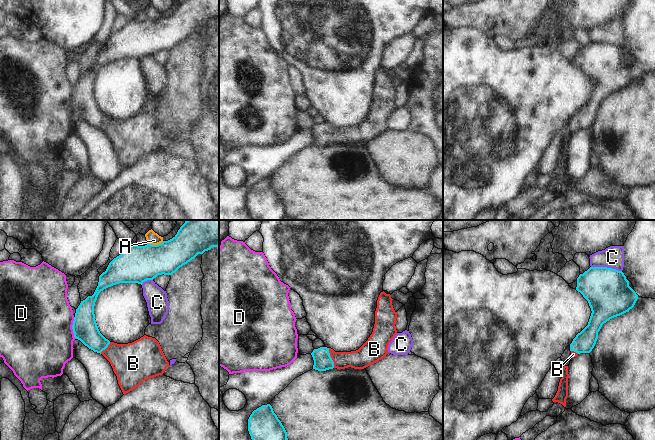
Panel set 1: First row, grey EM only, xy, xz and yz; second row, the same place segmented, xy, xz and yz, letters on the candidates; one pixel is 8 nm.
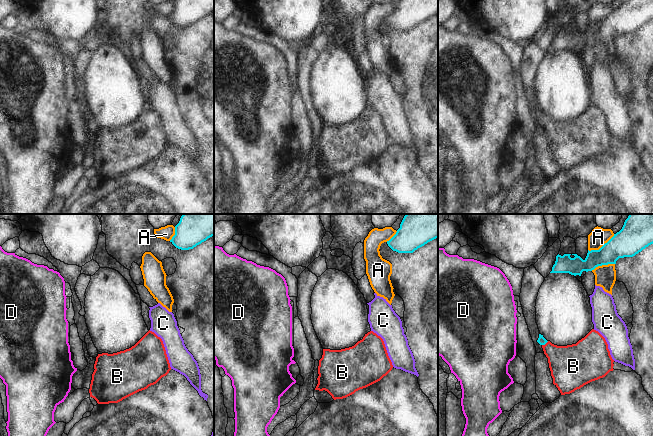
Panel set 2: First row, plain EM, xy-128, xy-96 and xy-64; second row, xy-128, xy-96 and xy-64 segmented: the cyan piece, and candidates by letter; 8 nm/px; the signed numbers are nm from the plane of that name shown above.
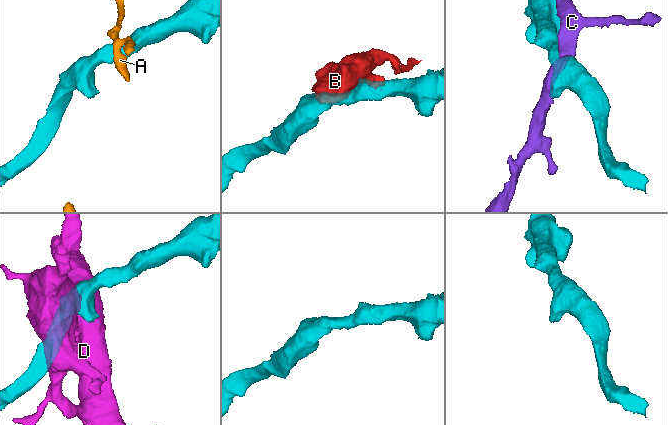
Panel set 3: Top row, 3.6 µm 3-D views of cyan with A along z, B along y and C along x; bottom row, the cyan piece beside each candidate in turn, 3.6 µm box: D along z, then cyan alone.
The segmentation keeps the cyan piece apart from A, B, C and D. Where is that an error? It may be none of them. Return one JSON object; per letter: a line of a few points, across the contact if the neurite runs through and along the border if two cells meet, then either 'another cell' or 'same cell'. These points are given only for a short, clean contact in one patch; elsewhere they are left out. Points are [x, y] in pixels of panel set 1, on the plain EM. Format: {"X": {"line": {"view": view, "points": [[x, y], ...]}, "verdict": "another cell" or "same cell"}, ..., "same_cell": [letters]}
{"A": {"verdict": "another cell"}, "B": {"line": {"view": "xz", "points": [[322, 136], [331, 134], [361, 134]]}, "verdict": "same cell"}, "C": {"verdict": "another cell"}, "D": {"verdict": "another cell"}, "same_cell": ["B"]}

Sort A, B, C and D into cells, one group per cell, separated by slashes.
A / B / C / D

